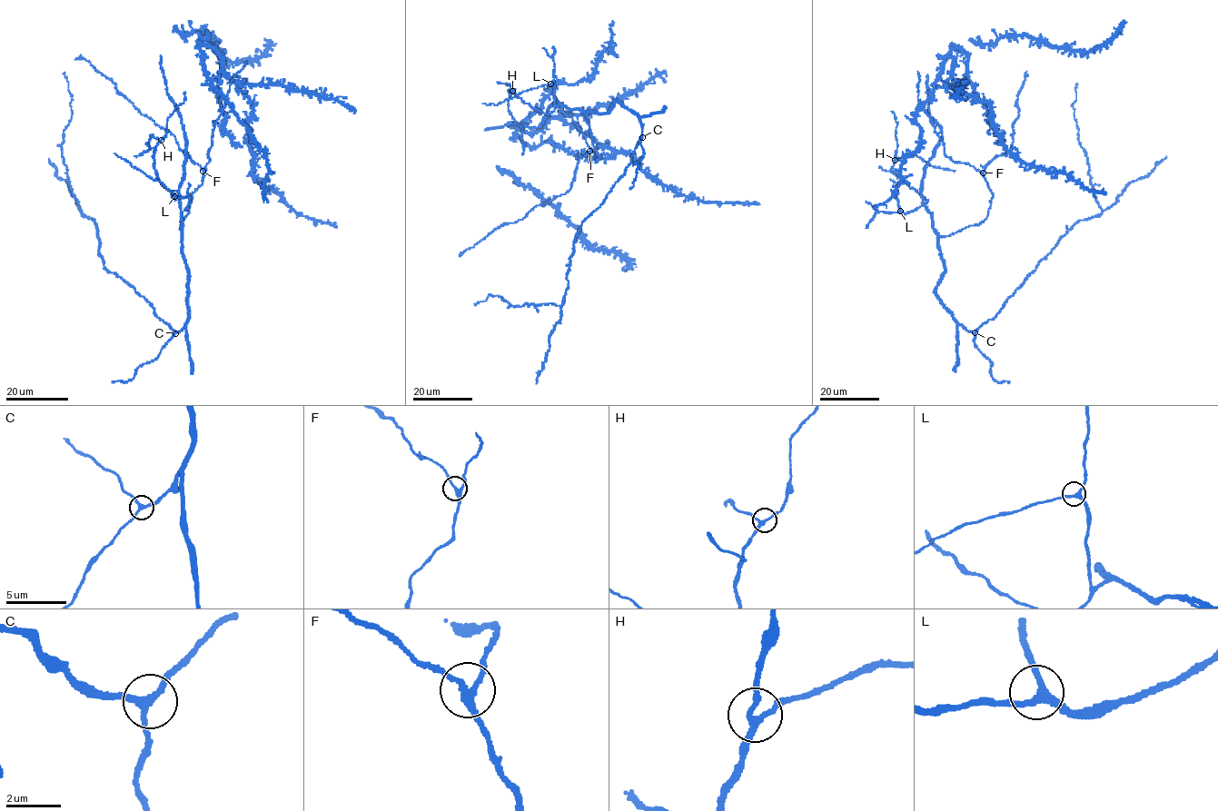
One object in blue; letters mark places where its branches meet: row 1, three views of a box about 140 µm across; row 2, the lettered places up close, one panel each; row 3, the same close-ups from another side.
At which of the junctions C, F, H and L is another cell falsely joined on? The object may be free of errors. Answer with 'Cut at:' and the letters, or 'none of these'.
Cut at: none of these

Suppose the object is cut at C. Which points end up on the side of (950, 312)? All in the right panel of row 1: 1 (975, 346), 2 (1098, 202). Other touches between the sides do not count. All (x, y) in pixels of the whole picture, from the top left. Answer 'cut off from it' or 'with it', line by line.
1: with it
2: cut off from it

